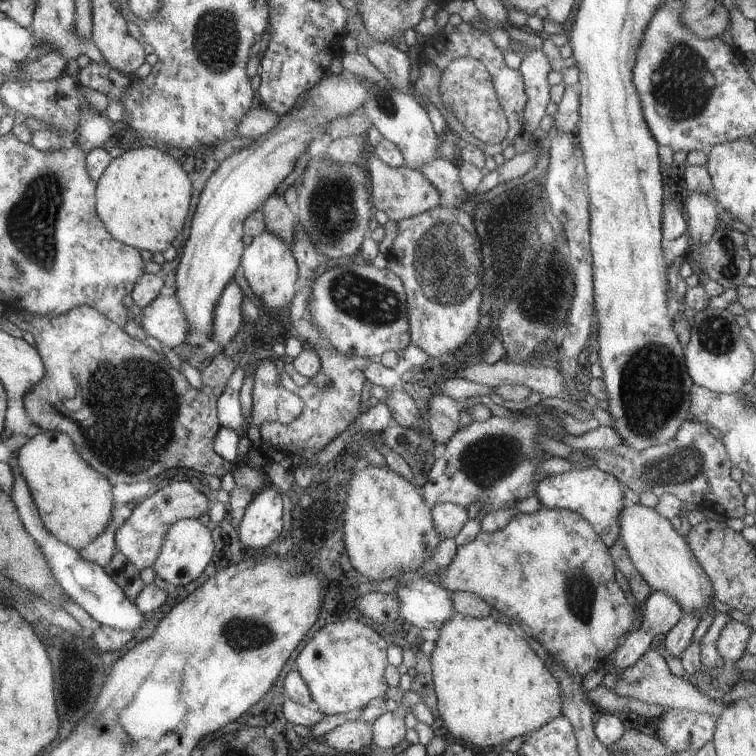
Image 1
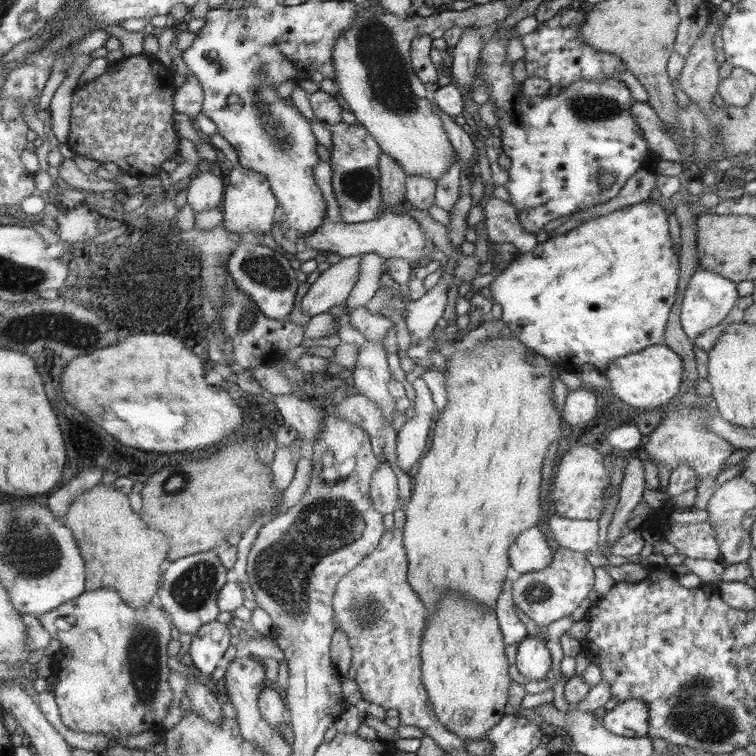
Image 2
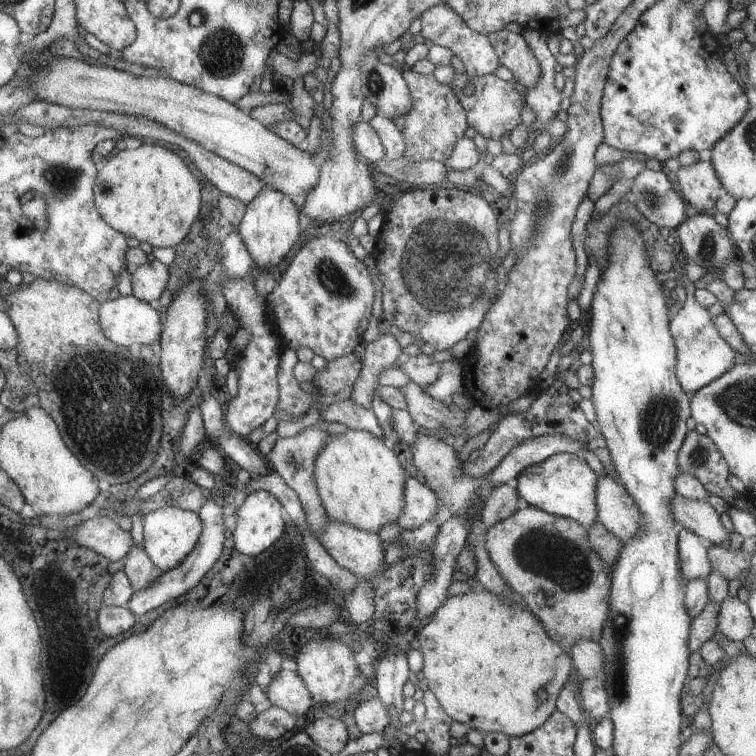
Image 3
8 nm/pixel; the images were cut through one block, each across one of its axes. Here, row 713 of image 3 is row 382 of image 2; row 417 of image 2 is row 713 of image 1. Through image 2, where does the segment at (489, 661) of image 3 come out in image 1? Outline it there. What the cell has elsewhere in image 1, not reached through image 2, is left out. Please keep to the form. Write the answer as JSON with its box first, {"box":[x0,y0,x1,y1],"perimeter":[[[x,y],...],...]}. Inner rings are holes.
{"box":[429,612,562,747],"perimeter":[[[454,612],[438,631],[440,637],[429,654],[437,697],[434,708],[454,739],[496,747],[562,716],[562,690],[526,642],[524,630],[512,630],[491,615],[476,619]]]}

